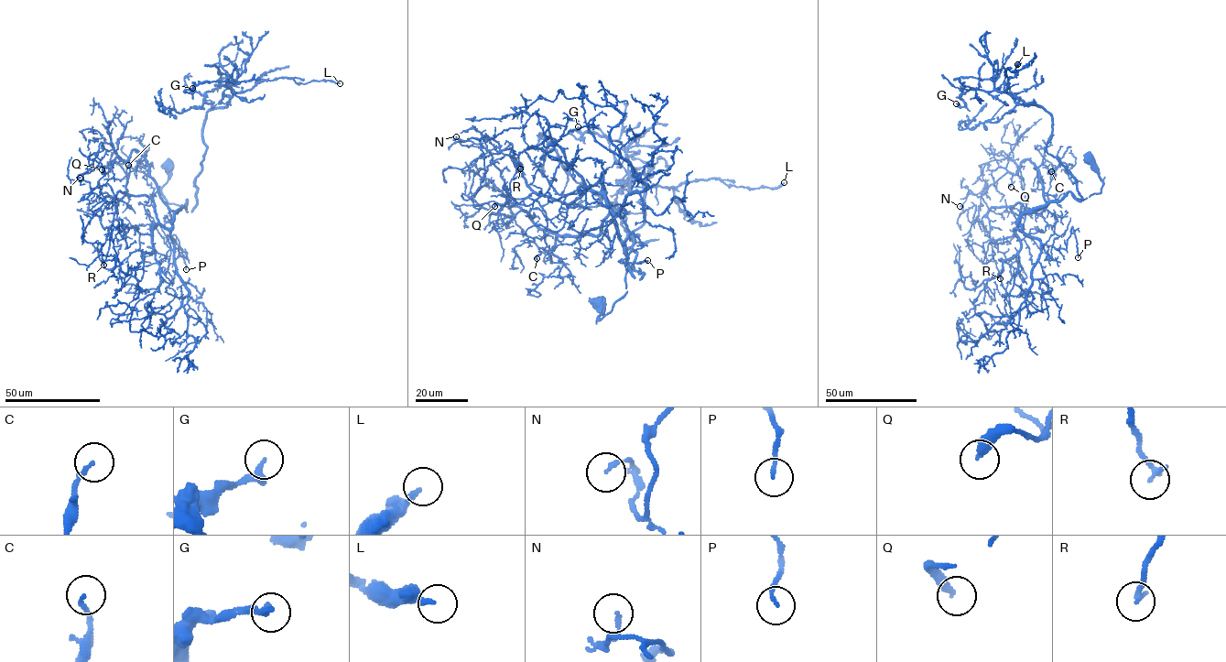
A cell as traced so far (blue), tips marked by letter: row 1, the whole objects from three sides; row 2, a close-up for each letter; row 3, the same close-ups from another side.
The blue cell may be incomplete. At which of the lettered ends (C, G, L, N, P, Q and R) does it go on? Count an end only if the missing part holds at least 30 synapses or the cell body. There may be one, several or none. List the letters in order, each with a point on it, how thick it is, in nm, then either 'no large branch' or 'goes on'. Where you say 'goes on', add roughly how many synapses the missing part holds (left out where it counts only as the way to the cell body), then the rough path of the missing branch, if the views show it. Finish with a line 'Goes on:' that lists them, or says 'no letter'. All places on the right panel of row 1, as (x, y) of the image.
C: (1051, 171) | 150 nm | no large branch
G: (956, 103) | 240 nm | no large branch
L: (1017, 64) | 240 nm | no large branch
N: (960, 206) | 140 nm | no large branch
P: (1078, 257) | 120 nm | no large branch
Q: (1011, 187) | 360 nm | no large branch
R: (1000, 278) | 200 nm | no large branch
Goes on: no letter

